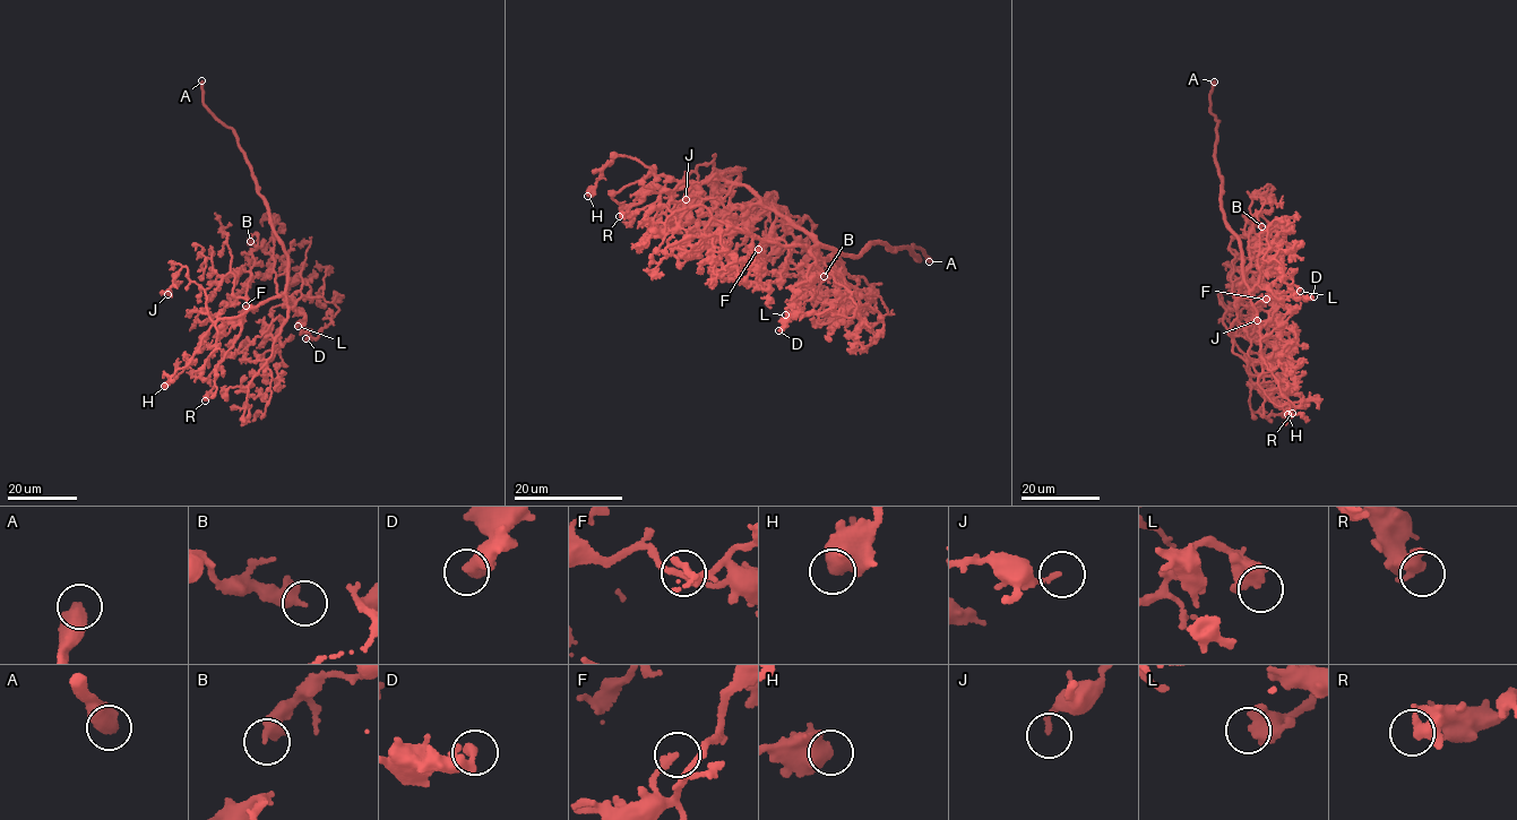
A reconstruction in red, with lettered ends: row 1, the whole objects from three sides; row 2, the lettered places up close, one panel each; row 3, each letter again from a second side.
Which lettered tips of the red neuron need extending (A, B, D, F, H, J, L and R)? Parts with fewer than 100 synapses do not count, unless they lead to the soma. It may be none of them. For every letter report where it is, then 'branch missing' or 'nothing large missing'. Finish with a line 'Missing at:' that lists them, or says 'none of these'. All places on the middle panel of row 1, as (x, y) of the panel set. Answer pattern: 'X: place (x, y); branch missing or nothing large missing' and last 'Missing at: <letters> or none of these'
A: place (929, 261); branch missing
B: place (824, 276); nothing large missing
D: place (778, 330); nothing large missing
F: place (758, 249); nothing large missing
H: place (587, 196); nothing large missing
J: place (686, 199); nothing large missing
L: place (785, 314); nothing large missing
R: place (619, 216); nothing large missing
Missing at: A

